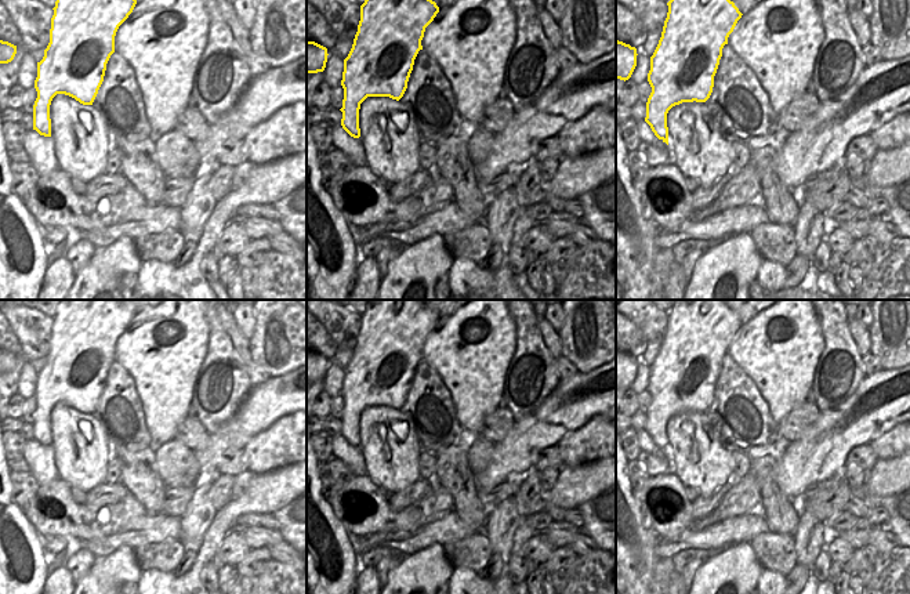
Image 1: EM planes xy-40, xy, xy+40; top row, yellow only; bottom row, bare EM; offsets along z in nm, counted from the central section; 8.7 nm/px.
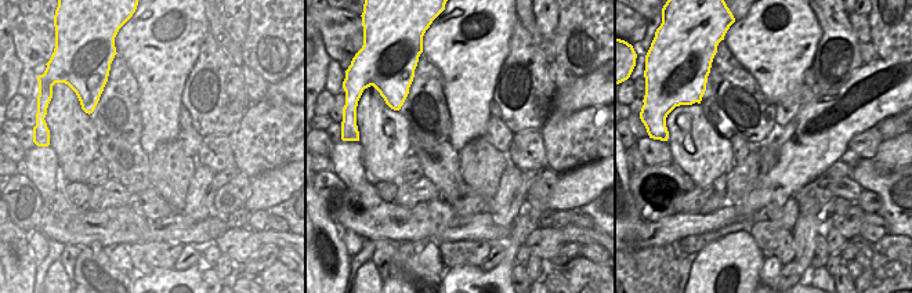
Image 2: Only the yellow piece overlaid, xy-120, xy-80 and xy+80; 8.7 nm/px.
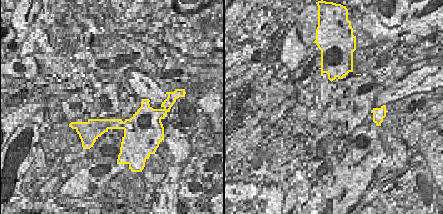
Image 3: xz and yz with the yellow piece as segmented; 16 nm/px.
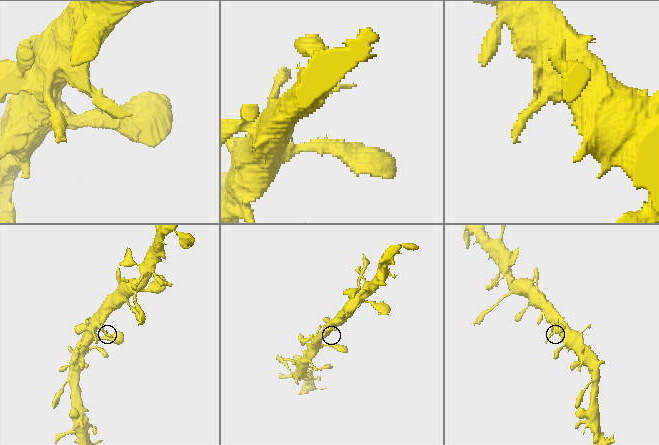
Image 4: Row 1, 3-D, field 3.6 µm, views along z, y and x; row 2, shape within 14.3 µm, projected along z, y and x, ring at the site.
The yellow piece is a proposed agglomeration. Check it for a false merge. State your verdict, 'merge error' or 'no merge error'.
no merge error

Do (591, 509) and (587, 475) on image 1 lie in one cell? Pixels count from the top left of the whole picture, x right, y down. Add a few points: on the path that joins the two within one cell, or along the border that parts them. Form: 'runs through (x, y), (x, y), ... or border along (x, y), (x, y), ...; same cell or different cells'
border along (601, 491), (577, 507); different cells

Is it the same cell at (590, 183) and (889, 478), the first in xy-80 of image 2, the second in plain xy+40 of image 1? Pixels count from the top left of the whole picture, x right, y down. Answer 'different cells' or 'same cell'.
same cell

